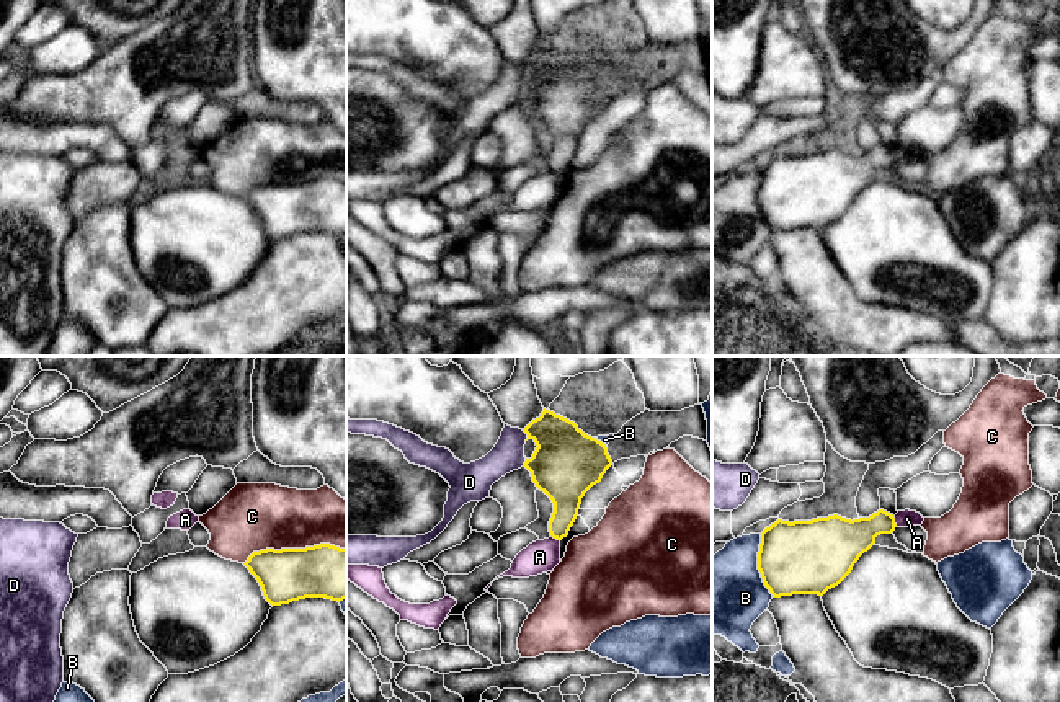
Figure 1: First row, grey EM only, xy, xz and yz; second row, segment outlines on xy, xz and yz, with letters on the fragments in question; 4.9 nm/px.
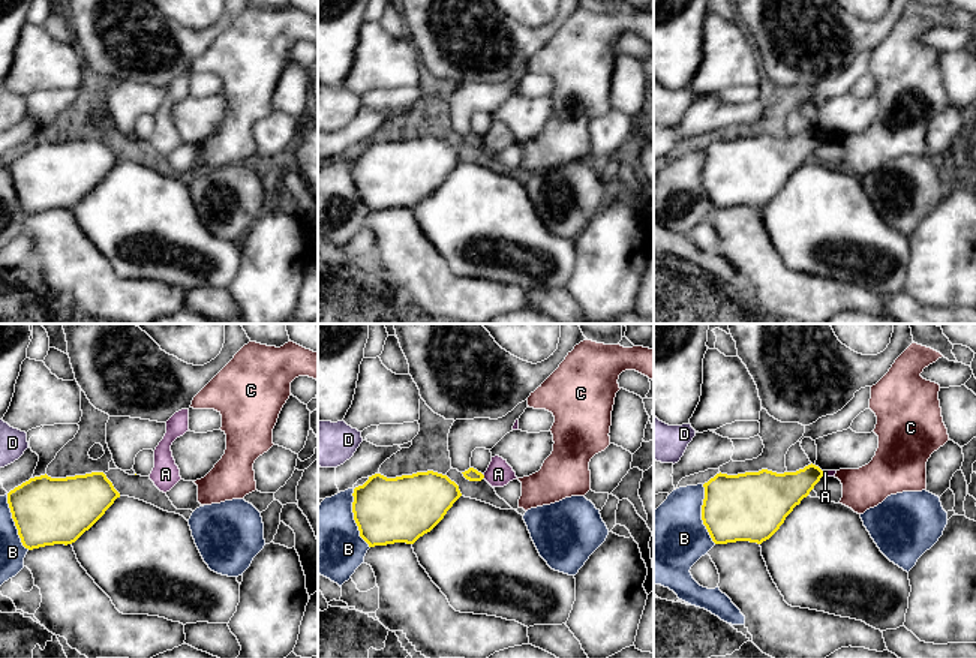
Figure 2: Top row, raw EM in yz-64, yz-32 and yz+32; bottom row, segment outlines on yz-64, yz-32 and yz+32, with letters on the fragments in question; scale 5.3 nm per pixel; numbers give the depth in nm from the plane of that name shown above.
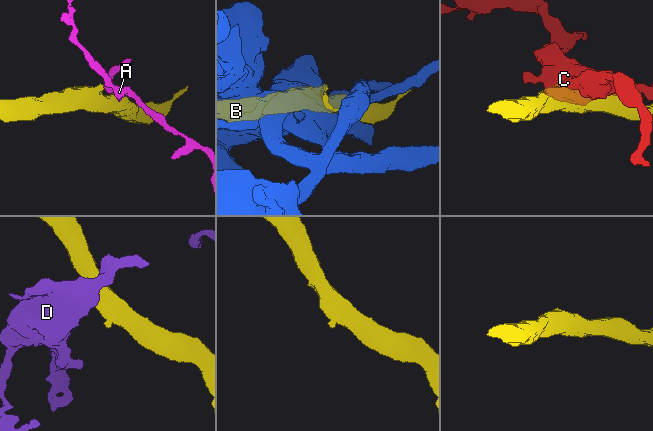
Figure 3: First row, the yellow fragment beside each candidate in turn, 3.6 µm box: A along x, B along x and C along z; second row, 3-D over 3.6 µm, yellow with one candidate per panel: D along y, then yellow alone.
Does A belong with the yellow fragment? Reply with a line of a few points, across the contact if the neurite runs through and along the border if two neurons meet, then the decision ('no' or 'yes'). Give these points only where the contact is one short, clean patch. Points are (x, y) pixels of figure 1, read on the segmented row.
yz (892, 516), (897, 526) | no

